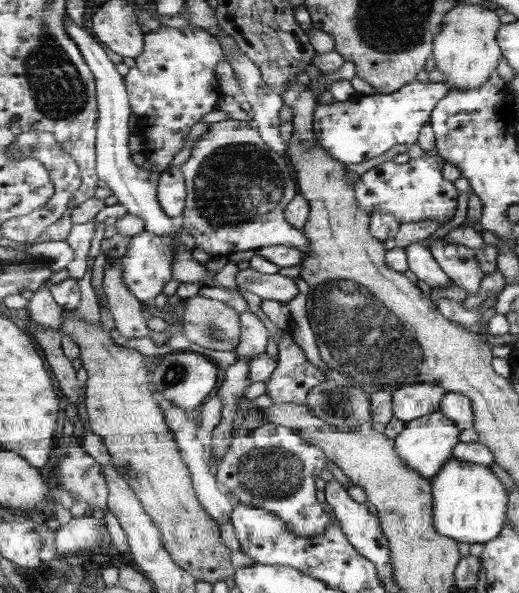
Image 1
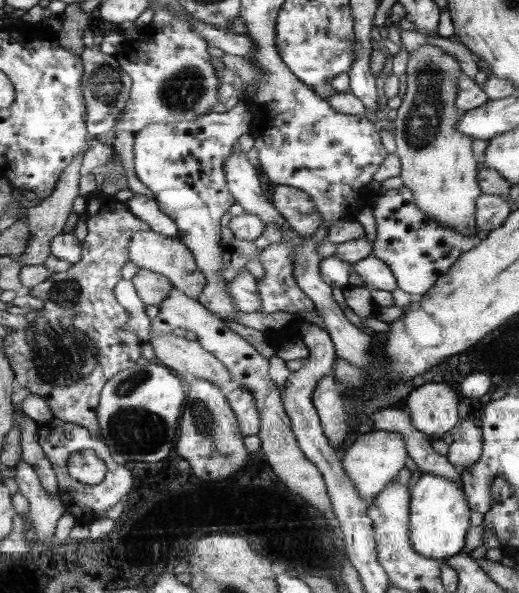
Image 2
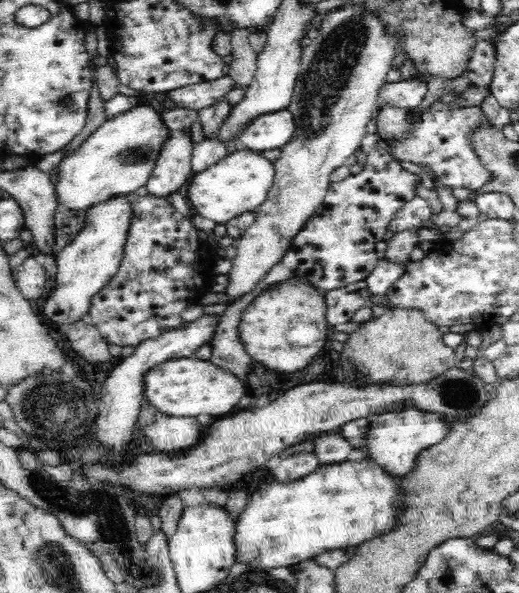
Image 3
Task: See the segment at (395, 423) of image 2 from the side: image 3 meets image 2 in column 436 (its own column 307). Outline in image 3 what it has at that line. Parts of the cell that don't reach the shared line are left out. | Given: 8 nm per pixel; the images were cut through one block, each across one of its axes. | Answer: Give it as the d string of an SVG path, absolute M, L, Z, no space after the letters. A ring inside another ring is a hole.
M314 452L295 453L284 458L276 460L272 465L271 480L280 482L290 482L309 476L320 467L320 461Z

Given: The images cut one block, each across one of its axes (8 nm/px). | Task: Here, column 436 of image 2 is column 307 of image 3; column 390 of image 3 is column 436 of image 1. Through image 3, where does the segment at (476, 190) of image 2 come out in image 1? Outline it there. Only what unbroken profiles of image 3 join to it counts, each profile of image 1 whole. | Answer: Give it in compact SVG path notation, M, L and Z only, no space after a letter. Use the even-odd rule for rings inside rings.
M456 4L443 19L441 31L436 35L432 49L431 69L446 75L444 83L449 90L473 89L490 79L492 70L498 67L500 48L496 44L500 20L494 10L485 5Z

